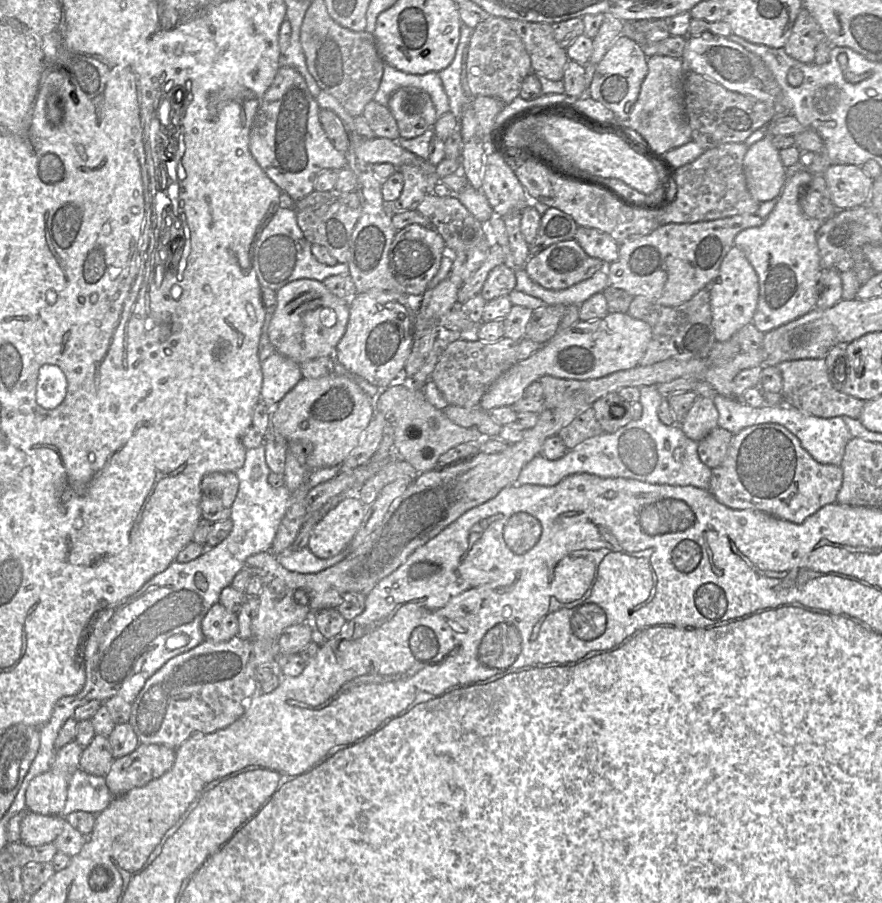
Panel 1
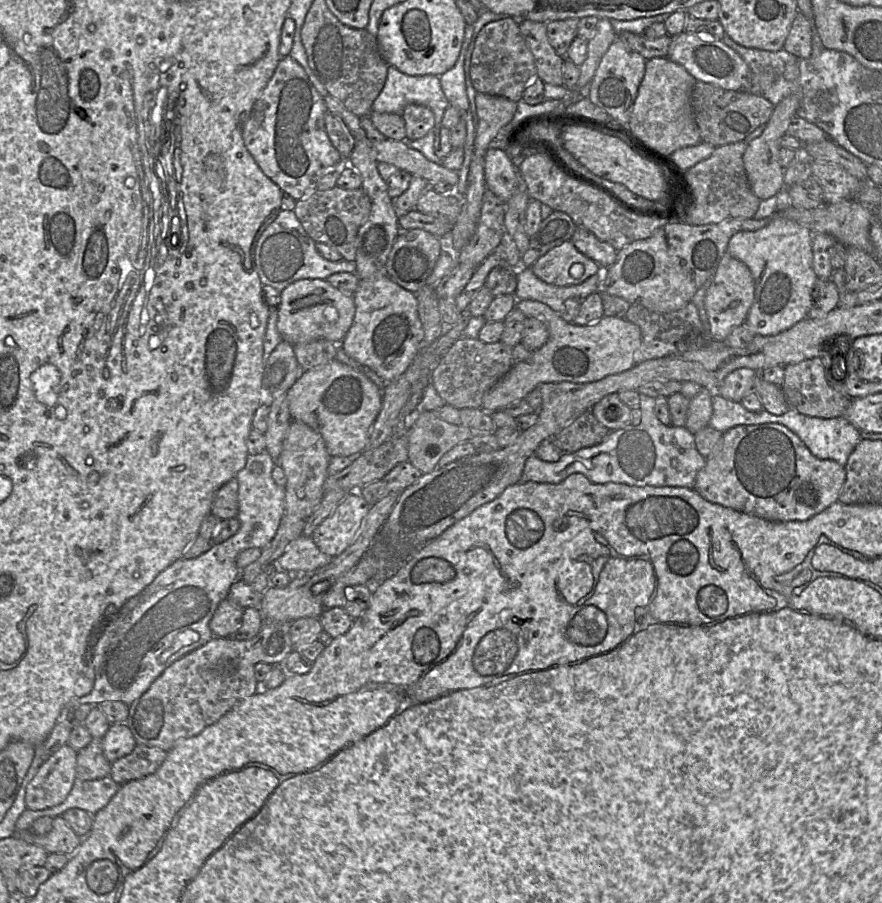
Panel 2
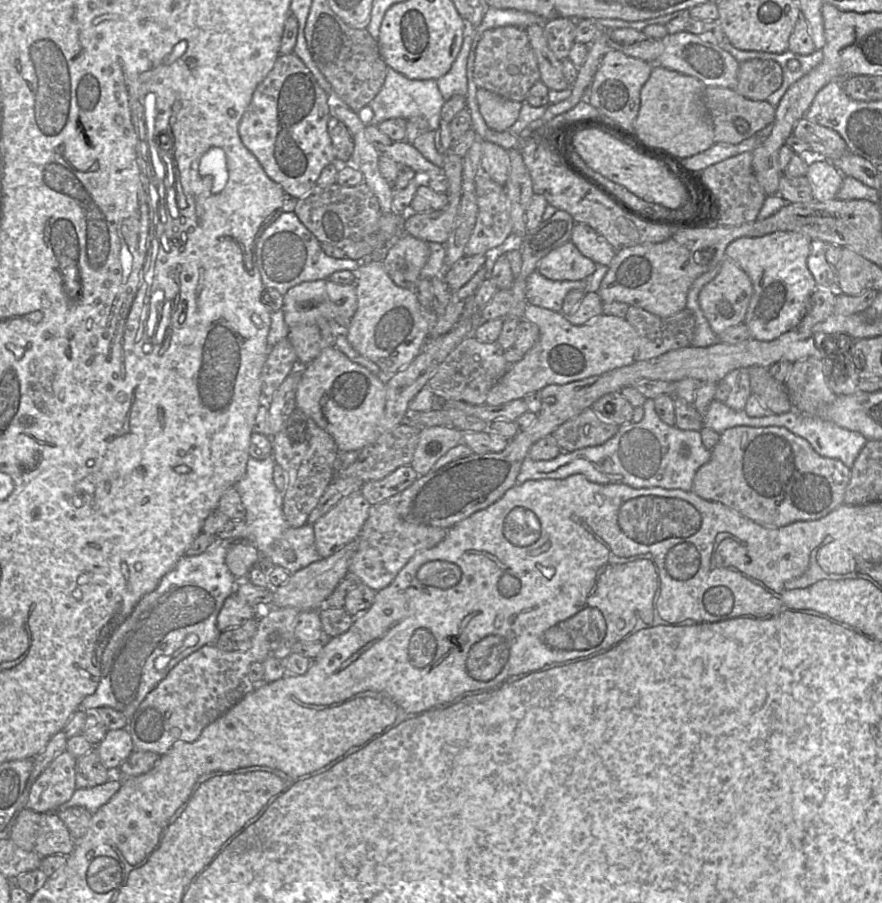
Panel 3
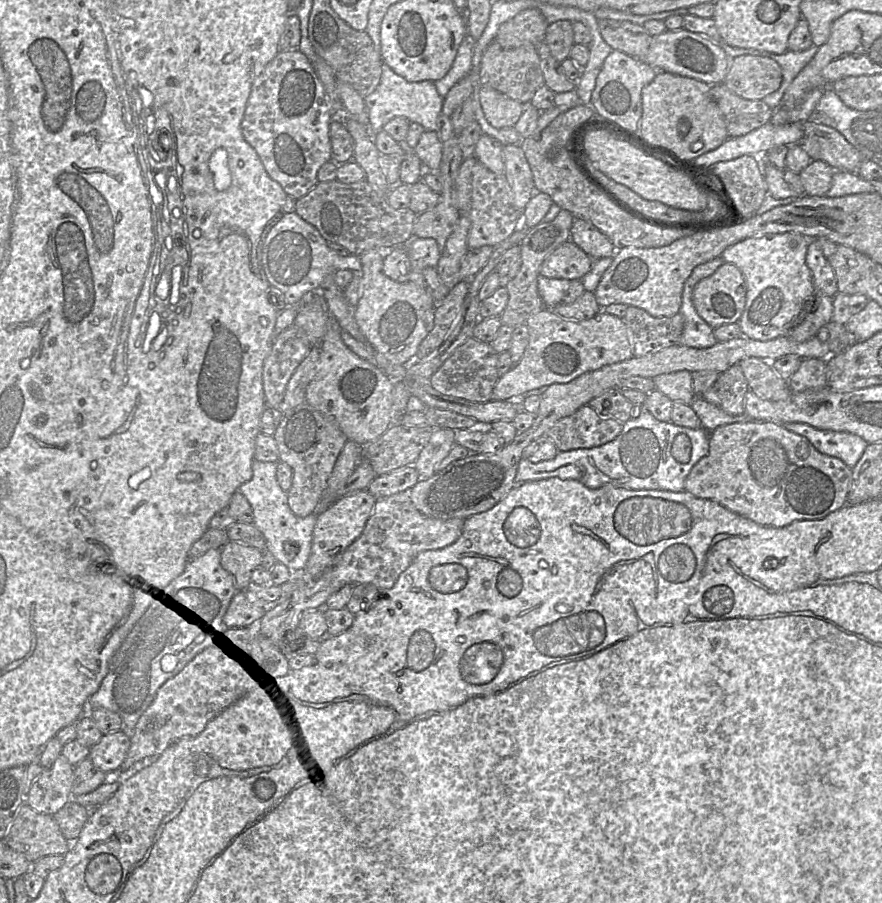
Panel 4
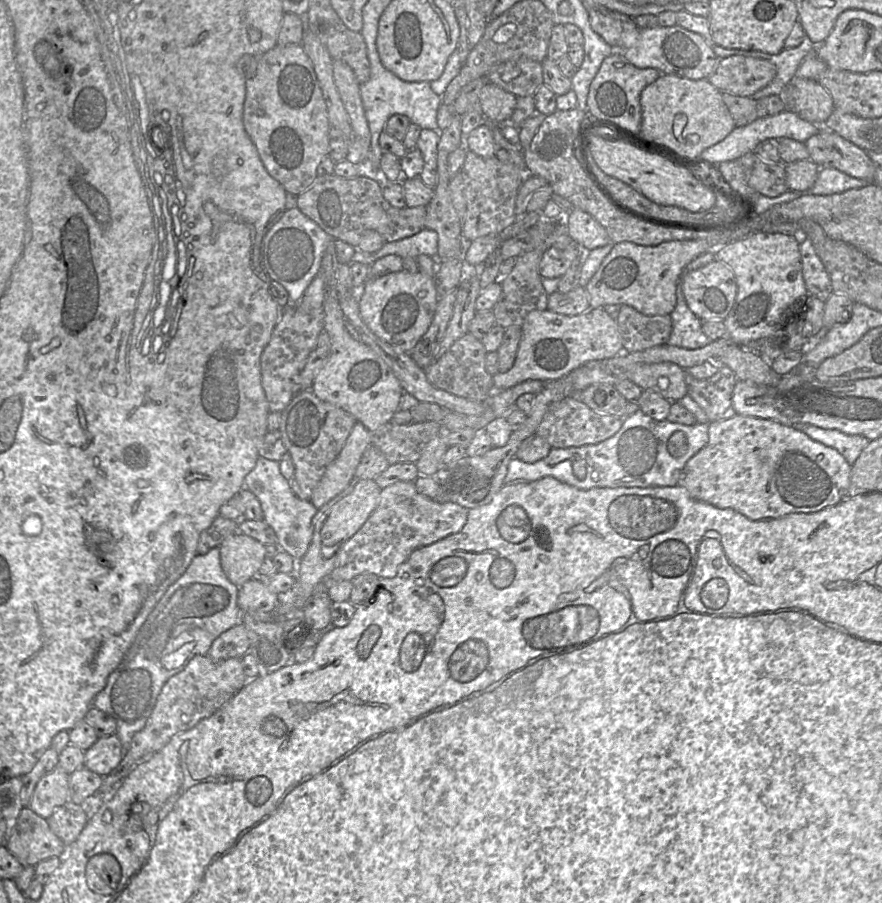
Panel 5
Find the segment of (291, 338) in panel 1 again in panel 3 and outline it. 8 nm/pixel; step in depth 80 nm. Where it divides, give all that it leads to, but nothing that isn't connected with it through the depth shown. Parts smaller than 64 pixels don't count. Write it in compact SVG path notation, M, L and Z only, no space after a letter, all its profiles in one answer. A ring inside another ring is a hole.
M329 279L303 282L290 288L283 297L284 321L290 329L302 324L314 324L318 319L326 319L329 322L335 322L336 329L345 331L346 334L357 310L355 283L341 285Z

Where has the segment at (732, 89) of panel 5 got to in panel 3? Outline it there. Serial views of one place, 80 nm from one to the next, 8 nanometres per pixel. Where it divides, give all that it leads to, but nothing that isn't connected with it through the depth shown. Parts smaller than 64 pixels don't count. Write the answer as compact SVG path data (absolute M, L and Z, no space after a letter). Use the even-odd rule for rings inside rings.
M750 59L739 63L734 90L754 101L765 101L782 84L782 70L772 60Z

